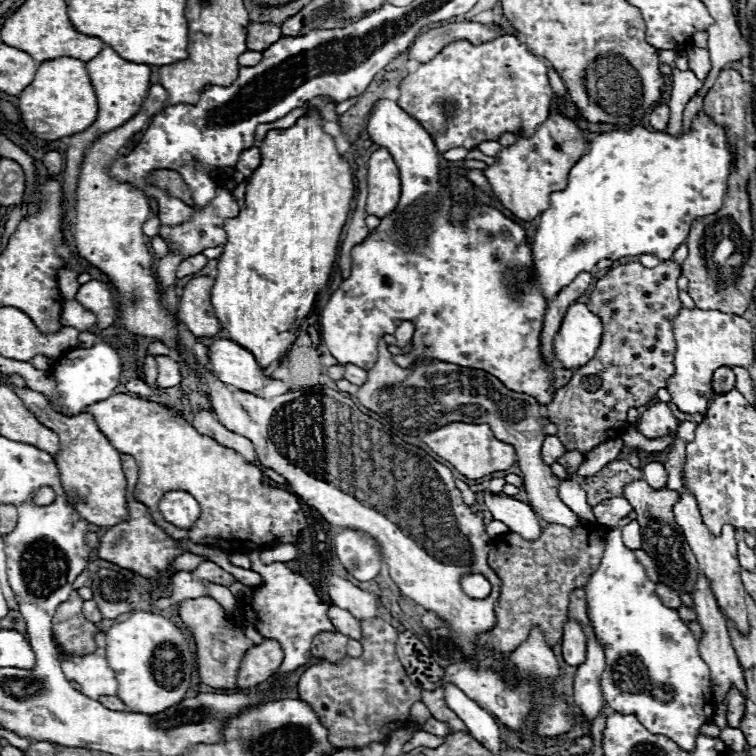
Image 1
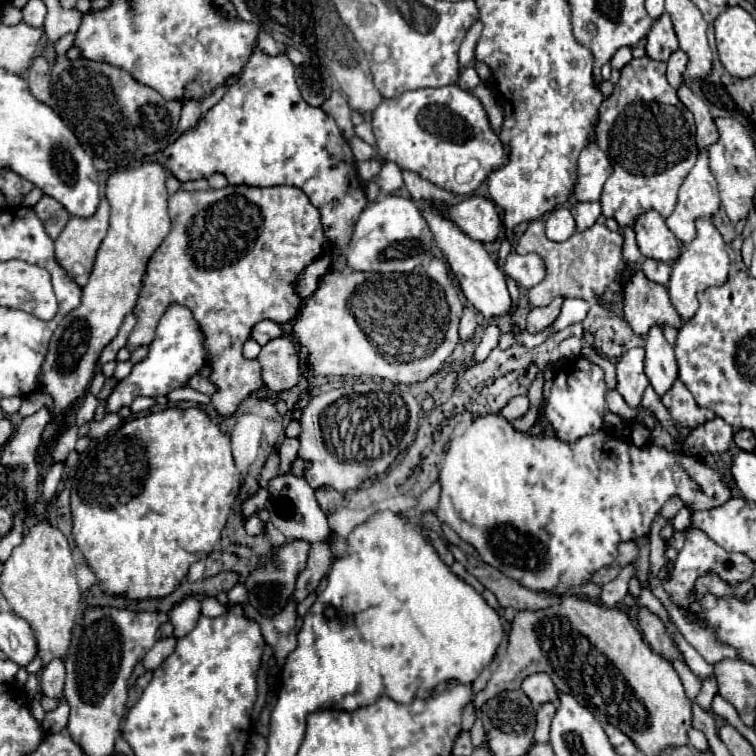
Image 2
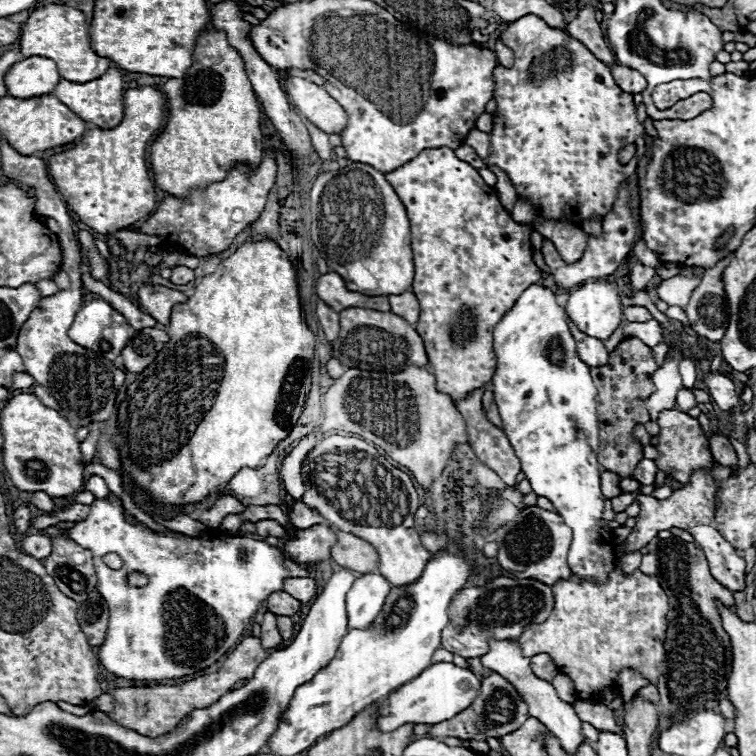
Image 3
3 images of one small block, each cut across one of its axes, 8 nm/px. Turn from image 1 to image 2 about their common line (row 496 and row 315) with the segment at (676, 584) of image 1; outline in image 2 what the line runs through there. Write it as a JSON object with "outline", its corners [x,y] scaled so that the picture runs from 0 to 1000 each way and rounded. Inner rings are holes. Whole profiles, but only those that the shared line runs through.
{"outline":[[[844,357],[831,373],[820,373],[820,378],[825,381],[825,421],[833,429],[833,434],[839,437],[839,442],[854,447],[857,437],[870,429],[870,431],[889,431],[894,437],[899,437],[905,431],[905,423],[894,415],[886,394],[884,394],[884,381],[876,376],[868,376],[857,368],[852,368],[852,360]]]}

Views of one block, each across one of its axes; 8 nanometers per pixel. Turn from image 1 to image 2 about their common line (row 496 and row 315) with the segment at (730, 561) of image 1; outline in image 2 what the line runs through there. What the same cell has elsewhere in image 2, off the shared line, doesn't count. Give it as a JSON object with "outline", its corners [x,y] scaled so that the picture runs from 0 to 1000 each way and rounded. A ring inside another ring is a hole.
{"outline":[[[939,291],[921,294],[921,315],[907,325],[907,333],[899,336],[899,341],[889,349],[889,368],[886,368],[886,399],[894,407],[894,413],[902,418],[902,423],[913,423],[923,410],[921,389],[939,381],[939,378],[955,378],[963,370],[966,357],[966,341],[960,323],[955,317],[955,310],[944,302]]]}

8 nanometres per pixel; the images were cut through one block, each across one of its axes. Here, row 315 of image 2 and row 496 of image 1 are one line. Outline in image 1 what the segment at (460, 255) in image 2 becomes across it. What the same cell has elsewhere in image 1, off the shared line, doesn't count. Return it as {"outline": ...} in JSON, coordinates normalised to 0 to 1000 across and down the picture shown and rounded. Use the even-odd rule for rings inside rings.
{"outline":[[[640,648],[640,667],[646,677],[653,683],[653,688],[667,690],[677,704],[685,704],[693,714],[709,714],[714,709],[714,688],[698,667],[675,656],[653,653],[648,648]]]}

